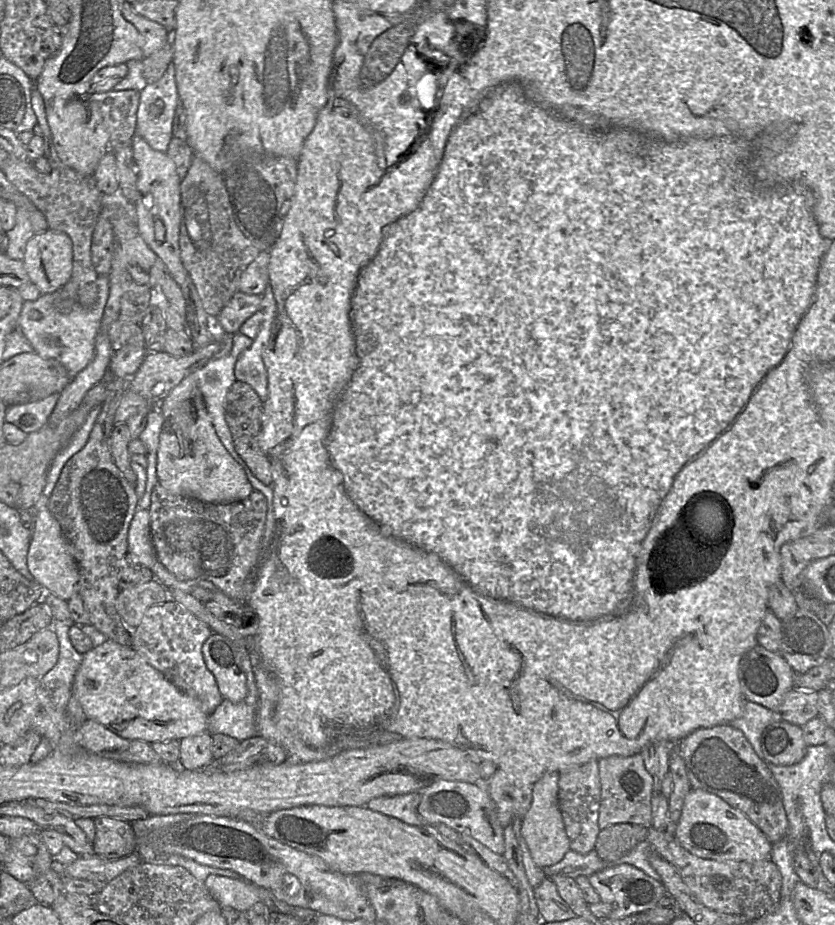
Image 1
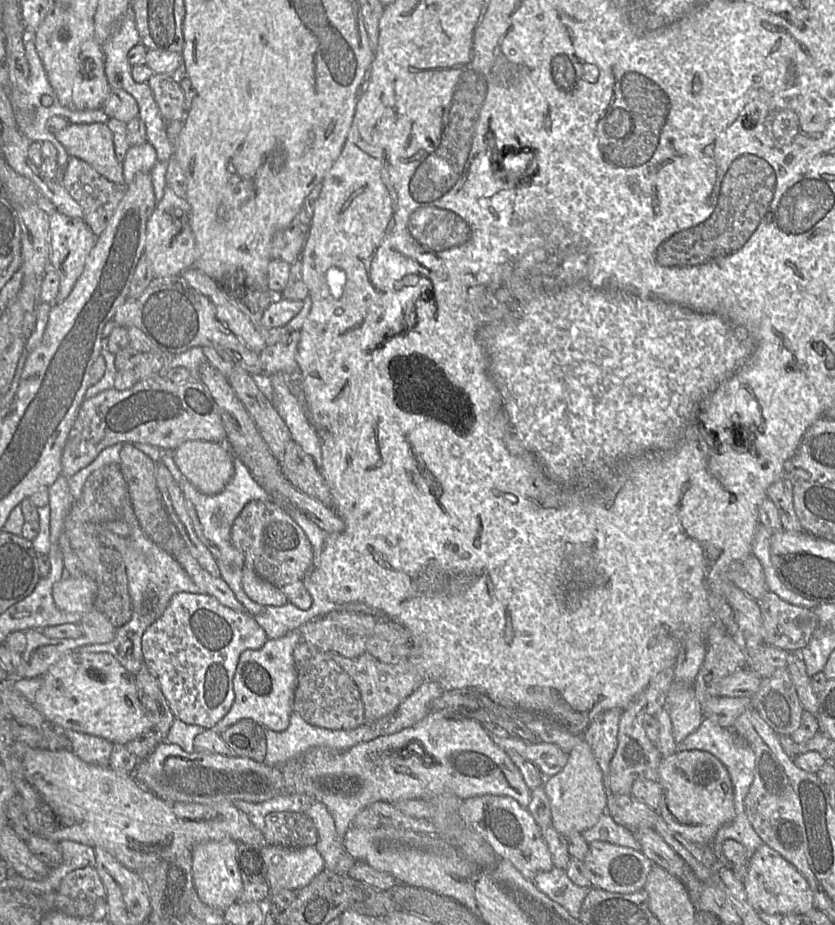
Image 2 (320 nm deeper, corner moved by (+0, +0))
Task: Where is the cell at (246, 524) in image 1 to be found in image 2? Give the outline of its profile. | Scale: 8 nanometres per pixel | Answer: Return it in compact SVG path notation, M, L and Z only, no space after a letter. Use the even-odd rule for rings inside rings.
M273 500L248 503L232 525L231 542L243 554L245 565L280 589L289 603L301 610L311 607L312 596L303 581L313 563L313 548L305 532L282 506Z

